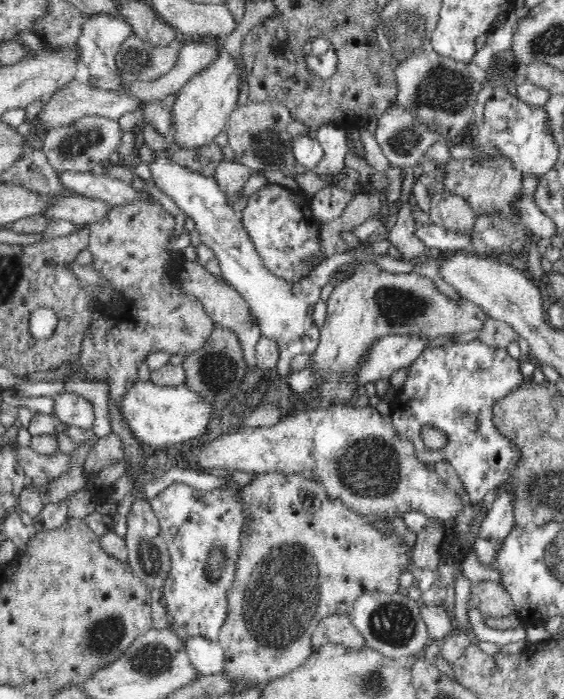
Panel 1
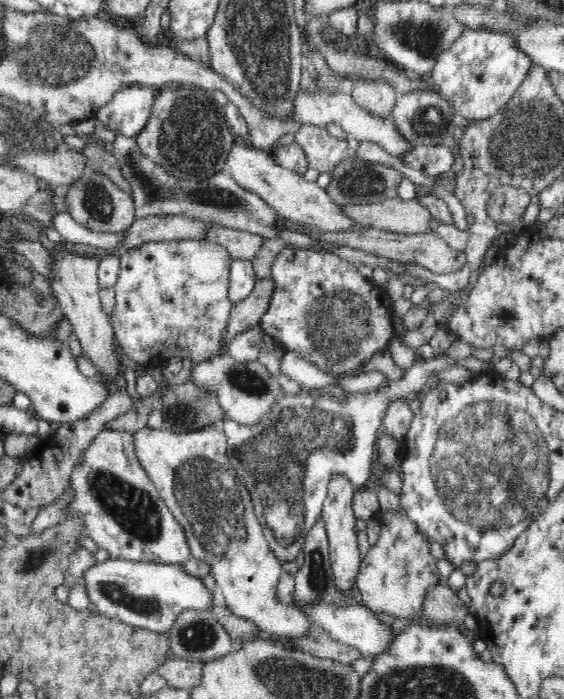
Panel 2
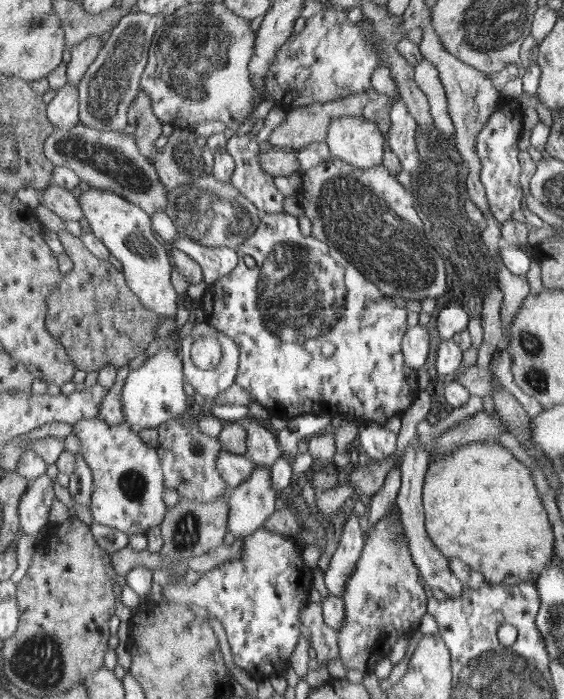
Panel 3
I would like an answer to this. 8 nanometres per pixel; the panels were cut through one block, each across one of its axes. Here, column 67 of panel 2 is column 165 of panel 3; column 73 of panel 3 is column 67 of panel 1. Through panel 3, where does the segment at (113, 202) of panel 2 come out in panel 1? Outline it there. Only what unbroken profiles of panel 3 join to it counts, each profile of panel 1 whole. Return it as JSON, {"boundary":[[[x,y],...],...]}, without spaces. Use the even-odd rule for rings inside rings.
{"boundary":[[[86,116],[76,122],[72,122],[66,128],[50,128],[45,133],[42,146],[43,153],[48,162],[60,171],[94,172],[110,152],[119,145],[119,136],[122,132],[118,121],[110,120],[102,116]]]}

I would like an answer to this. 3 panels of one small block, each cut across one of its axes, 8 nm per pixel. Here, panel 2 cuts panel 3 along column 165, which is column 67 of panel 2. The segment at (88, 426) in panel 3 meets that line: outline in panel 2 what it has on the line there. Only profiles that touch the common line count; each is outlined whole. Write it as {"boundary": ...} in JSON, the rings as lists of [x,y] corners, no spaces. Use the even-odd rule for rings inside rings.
{"boundary":[[[104,430],[92,440],[92,444],[88,445],[81,452],[81,461],[76,465],[70,473],[70,490],[74,492],[74,500],[64,508],[64,514],[72,514],[81,518],[83,522],[83,534],[92,538],[96,542],[97,548],[104,548],[106,552],[110,552],[110,558],[120,558],[129,561],[136,561],[137,563],[160,563],[160,564],[178,564],[182,565],[188,559],[192,558],[190,554],[190,547],[187,546],[186,535],[183,528],[179,526],[179,522],[174,518],[174,515],[169,511],[164,499],[159,495],[159,492],[154,488],[153,482],[146,474],[145,468],[141,465],[141,460],[138,459],[136,451],[136,438],[132,433],[118,430]]]}

